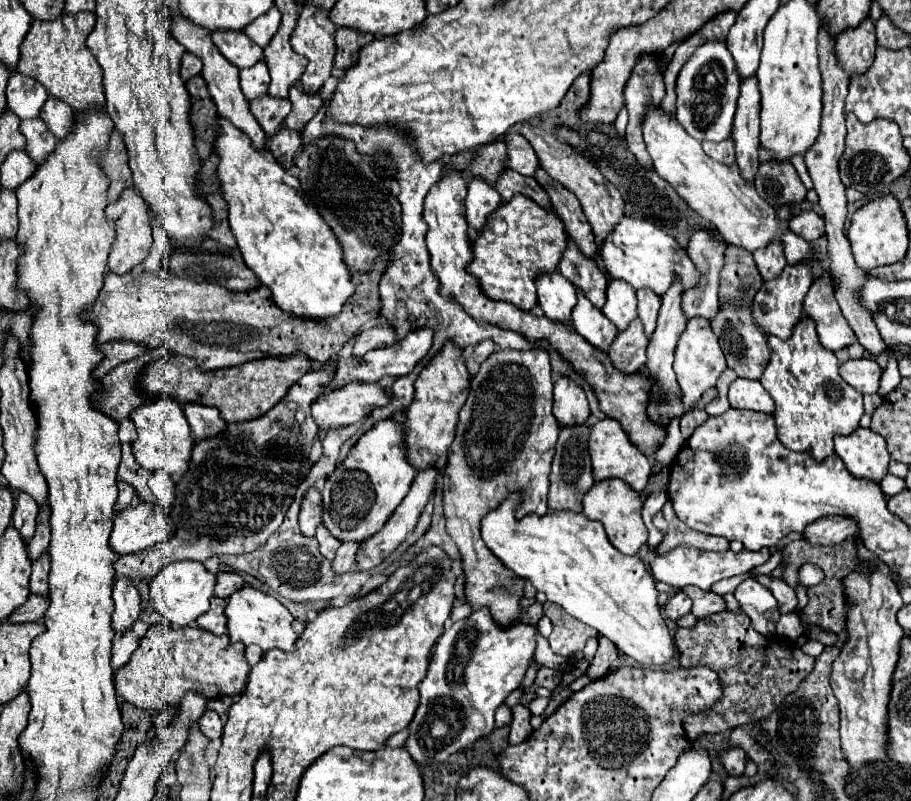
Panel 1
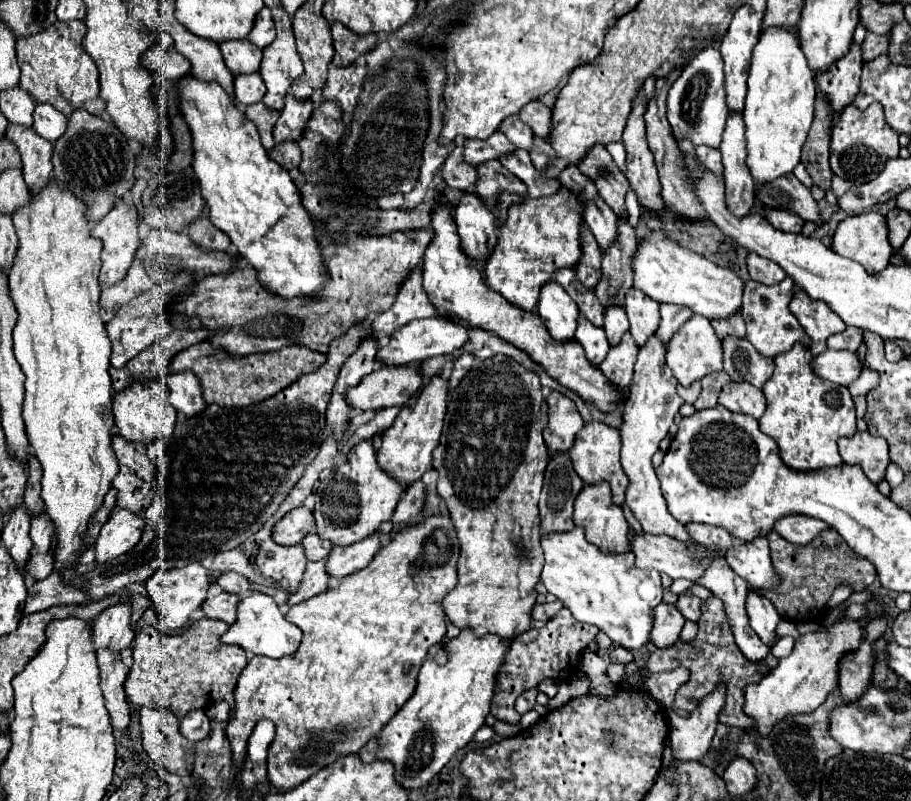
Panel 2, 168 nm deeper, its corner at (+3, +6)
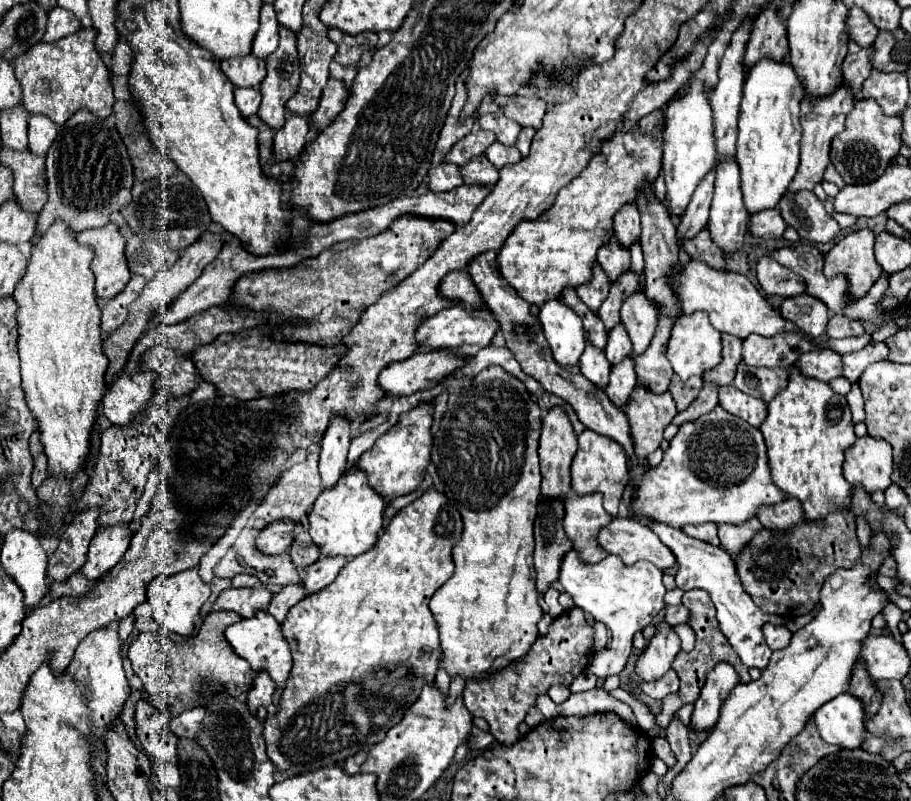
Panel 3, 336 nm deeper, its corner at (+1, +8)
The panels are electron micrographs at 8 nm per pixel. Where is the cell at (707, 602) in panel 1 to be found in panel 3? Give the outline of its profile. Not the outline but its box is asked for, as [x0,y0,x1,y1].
[664,604,688,626]

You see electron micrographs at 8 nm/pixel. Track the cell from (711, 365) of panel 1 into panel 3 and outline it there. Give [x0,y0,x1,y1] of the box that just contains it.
[668,312,722,382]

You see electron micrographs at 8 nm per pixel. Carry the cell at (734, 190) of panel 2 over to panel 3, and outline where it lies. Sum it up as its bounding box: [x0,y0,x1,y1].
[708,160,748,252]

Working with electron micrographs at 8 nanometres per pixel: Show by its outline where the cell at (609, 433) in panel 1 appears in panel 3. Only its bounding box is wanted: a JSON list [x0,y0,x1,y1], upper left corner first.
[570,430,628,516]

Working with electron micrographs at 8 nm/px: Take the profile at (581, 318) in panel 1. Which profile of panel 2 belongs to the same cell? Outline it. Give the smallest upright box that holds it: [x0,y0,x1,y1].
[576,318,610,366]

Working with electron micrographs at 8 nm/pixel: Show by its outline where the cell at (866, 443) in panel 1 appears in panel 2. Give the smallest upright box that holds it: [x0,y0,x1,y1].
[840,432,890,484]

